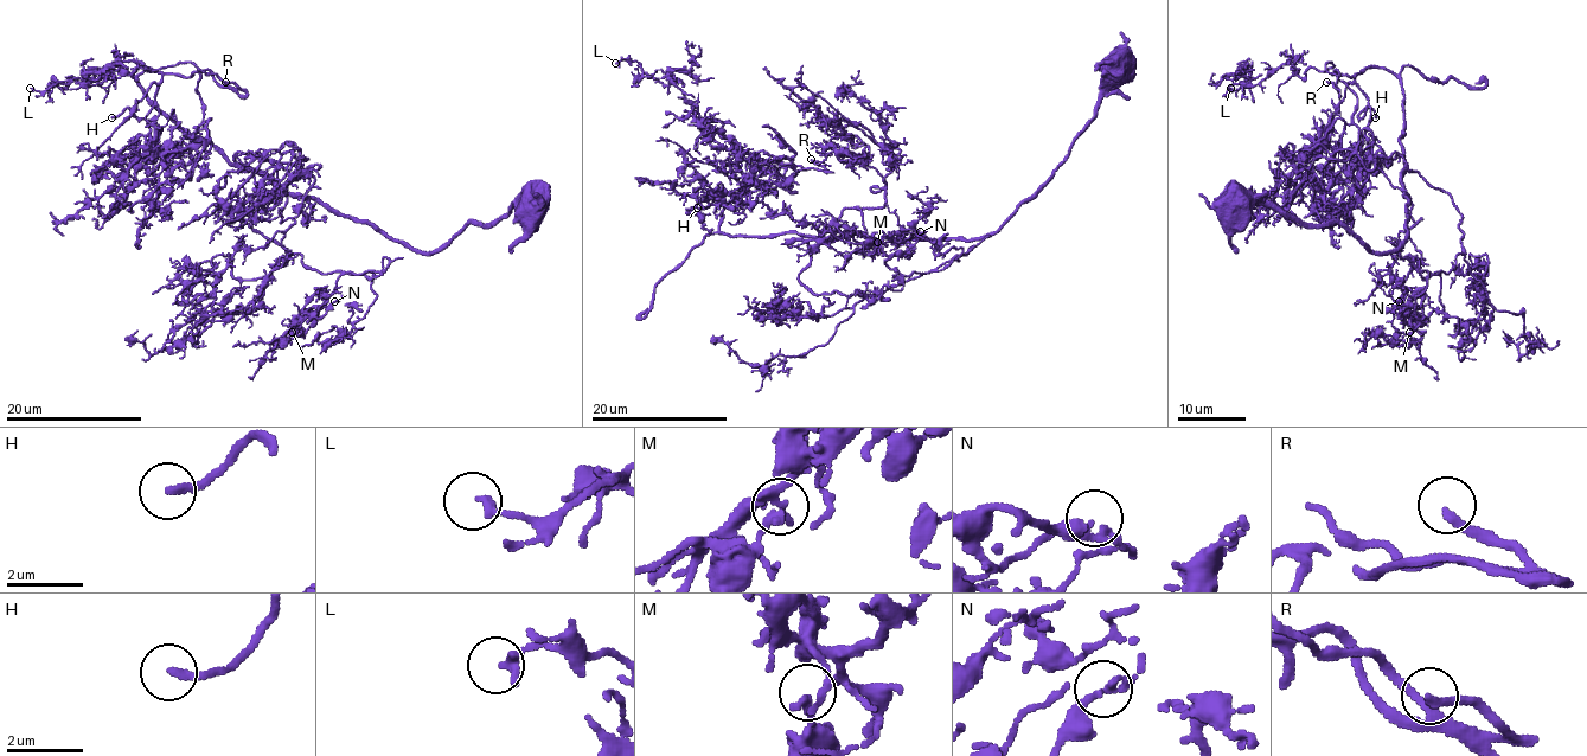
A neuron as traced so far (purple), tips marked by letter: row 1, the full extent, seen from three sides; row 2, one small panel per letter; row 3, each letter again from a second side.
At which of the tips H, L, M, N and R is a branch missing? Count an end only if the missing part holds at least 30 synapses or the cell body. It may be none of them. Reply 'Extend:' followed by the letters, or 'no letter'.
Extend: H, R

